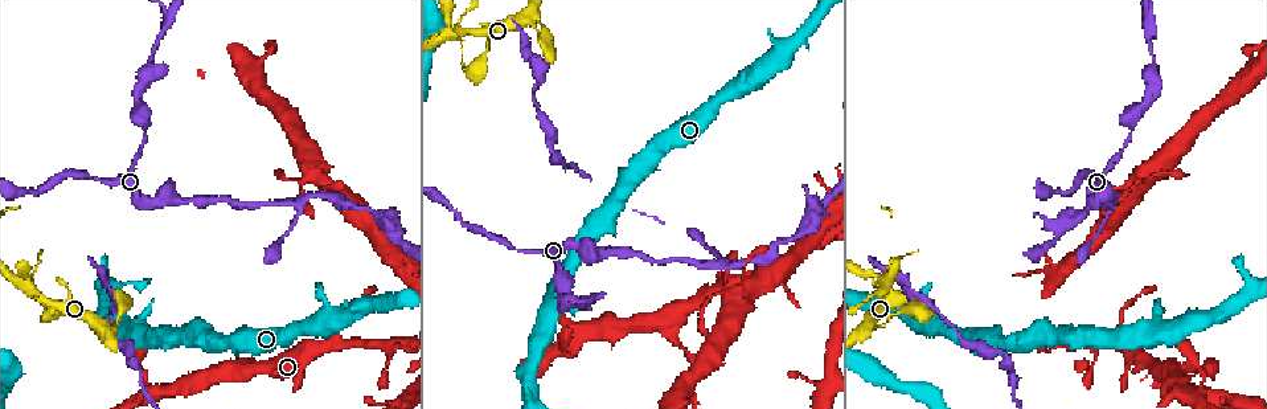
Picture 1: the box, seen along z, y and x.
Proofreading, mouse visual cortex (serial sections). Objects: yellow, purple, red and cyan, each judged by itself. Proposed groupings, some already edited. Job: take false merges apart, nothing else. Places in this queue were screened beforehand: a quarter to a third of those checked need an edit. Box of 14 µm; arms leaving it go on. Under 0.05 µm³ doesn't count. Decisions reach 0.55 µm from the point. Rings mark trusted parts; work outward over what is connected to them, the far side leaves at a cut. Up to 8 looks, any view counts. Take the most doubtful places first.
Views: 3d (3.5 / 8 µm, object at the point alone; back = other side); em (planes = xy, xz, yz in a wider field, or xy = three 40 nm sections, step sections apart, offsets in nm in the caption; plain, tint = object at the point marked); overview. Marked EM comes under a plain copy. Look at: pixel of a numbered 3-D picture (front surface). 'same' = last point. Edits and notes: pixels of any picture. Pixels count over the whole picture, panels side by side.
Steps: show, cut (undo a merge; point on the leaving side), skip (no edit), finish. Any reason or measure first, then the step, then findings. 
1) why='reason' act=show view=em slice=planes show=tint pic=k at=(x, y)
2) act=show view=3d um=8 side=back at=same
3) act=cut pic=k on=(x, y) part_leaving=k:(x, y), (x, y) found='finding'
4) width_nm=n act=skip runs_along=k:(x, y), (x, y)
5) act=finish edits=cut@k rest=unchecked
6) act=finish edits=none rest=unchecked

why='a fork' act=show view=3d um=3.5 pic=1 at=(338, 345)

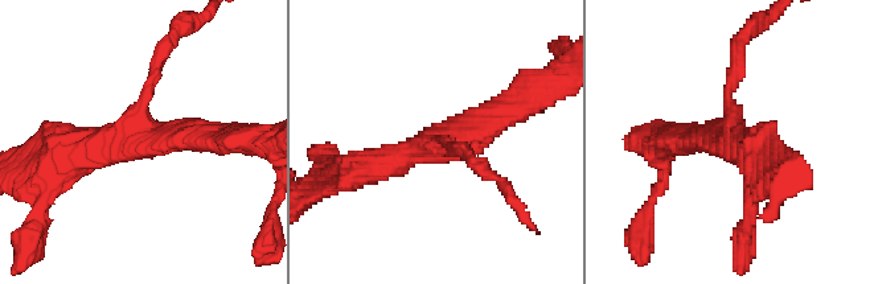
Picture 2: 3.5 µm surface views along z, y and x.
arms=3 arm_widths_nm=150,300,400 act=show view=em slice=xy step=2 show=tint pic=2 at=(141, 138)

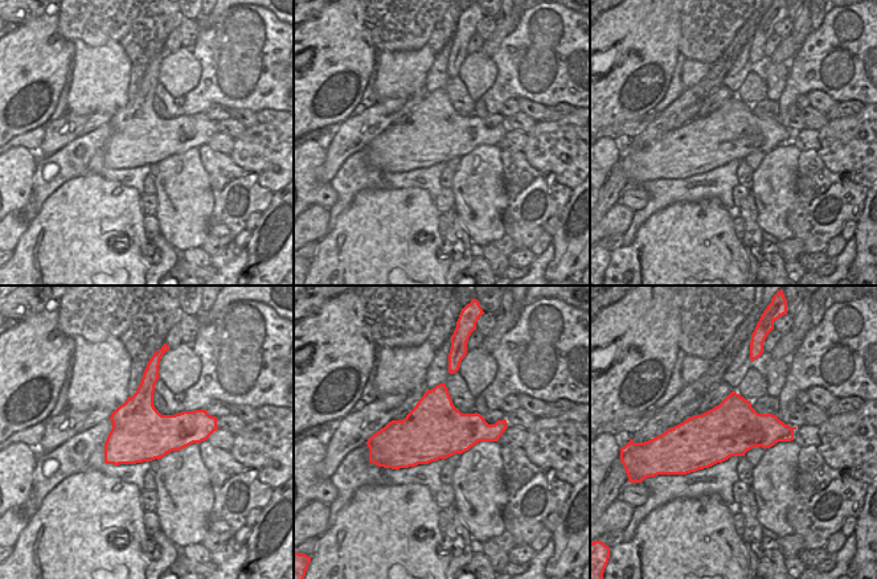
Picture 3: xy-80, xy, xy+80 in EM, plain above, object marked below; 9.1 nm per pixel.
act=cut pic=2 on=(739, 54) part_leaving=2:(727, 93), (747, 32) found='two cells meet here'

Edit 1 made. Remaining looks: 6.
why='side arm on a straight run' act=show view=3d um=8 pic=1 at=(590, 299)

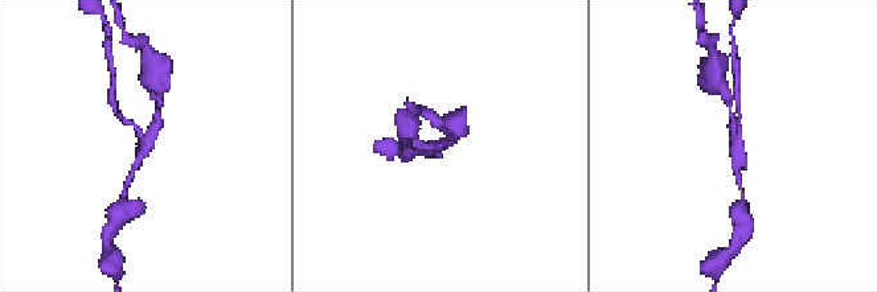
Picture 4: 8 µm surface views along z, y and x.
arms=3 arm_widths_nm=150,150,250 act=show view=em slice=planes show=tint pic=4 at=(739, 151)

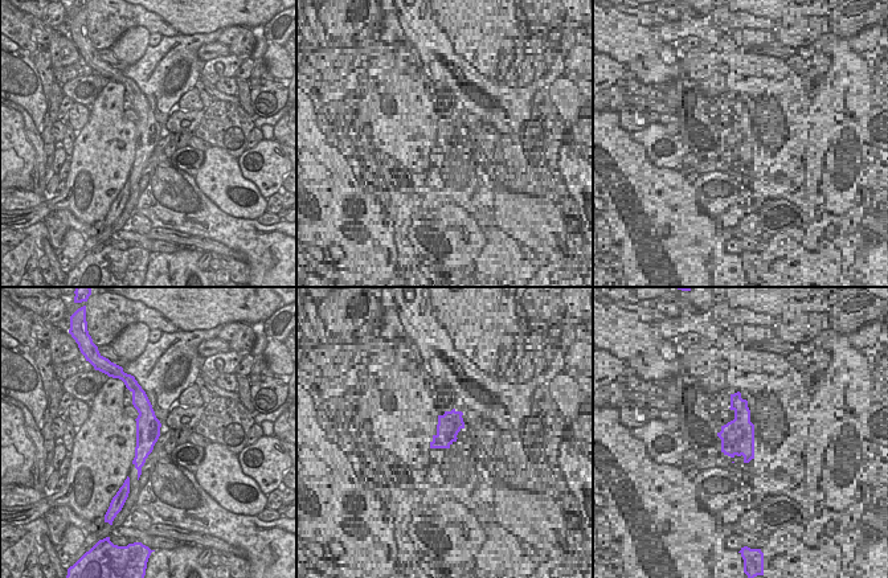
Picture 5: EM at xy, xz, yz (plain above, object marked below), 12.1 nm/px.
width_nm=280 act=cut pic=4 on=(126, 122) found='a second cell is stuck on'

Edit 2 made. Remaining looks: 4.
act=show view=overview

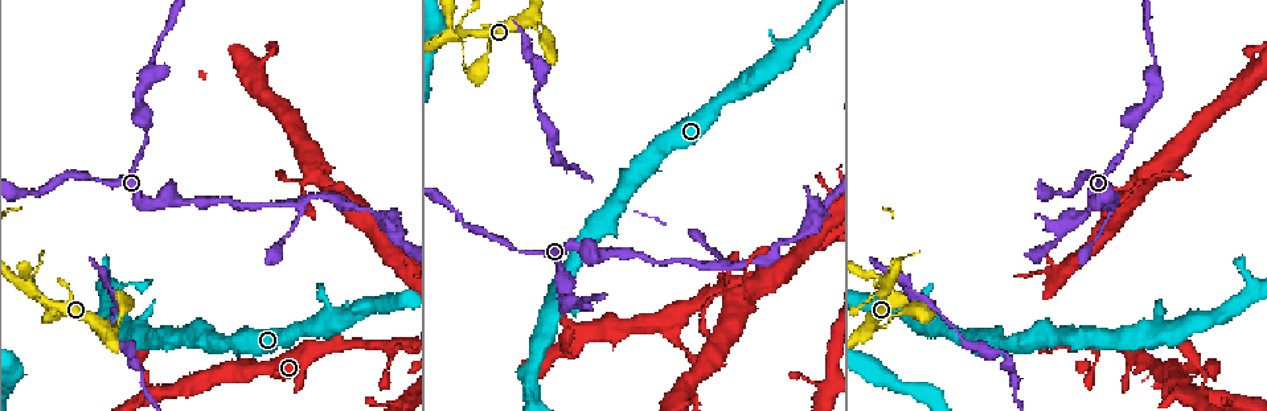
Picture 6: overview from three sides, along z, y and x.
why='calibre changes' act=show view=3d um=3.5 pic=6 at=(482, 60)

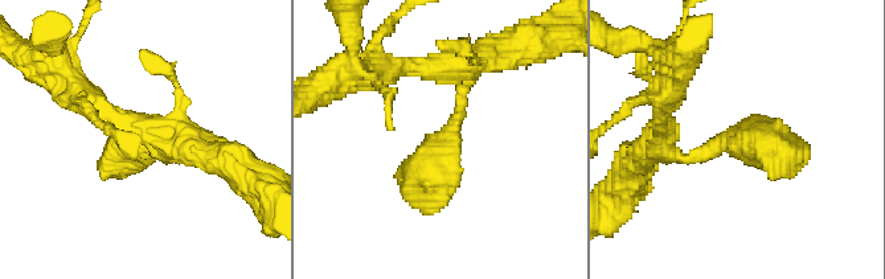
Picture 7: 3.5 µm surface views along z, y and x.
why='now the EM' act=show view=em slice=xy step=2 show=tint pic=7 at=(443, 148)

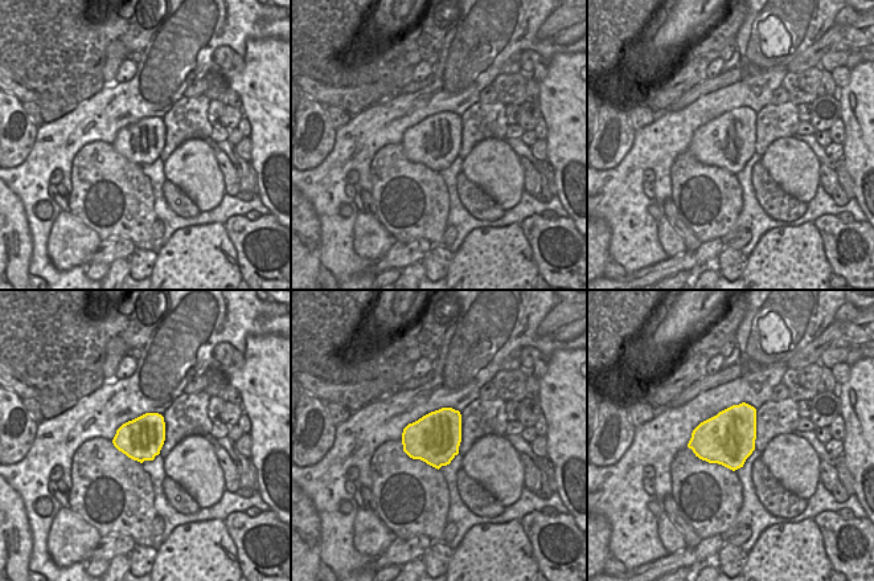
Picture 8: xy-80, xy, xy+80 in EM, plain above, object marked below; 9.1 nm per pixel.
act=skip runs_along=7:(464, 72), (435, 167), (396, 176) found='all the same cell'

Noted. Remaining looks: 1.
act=finish edits=cut@2,cut@4 rest=unchecked

